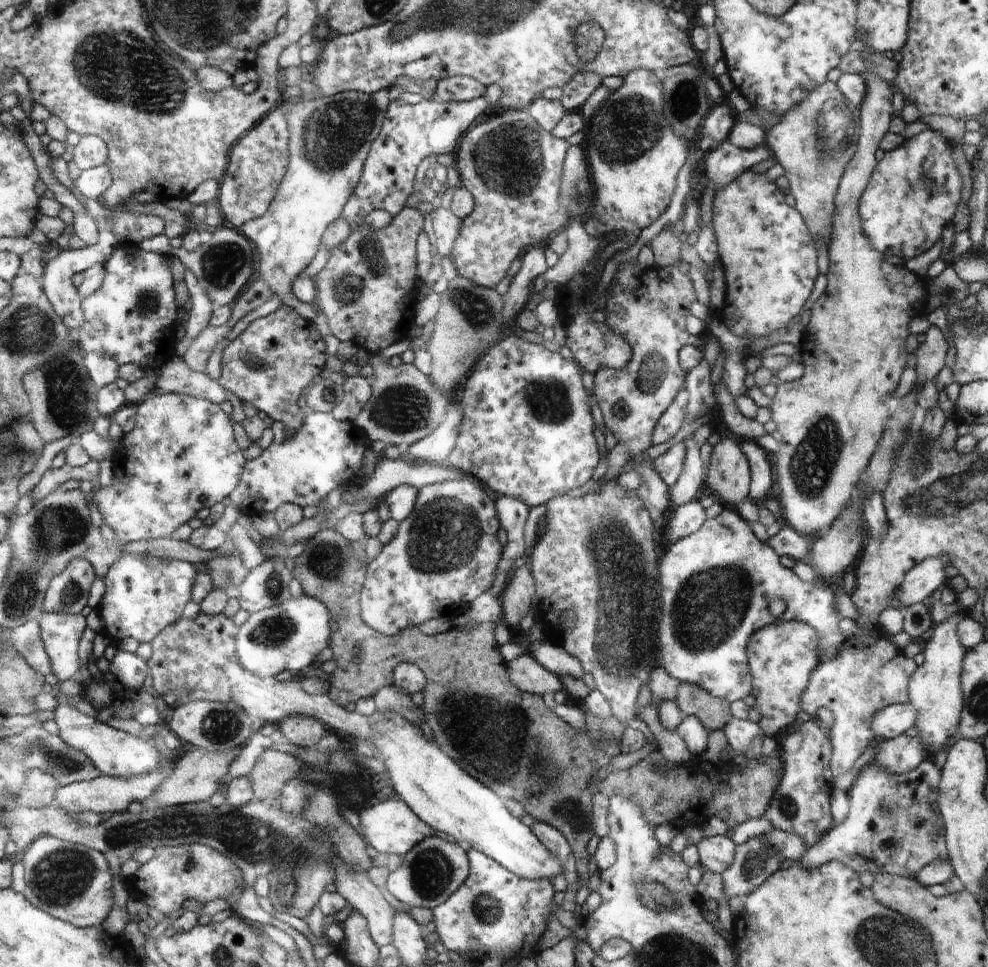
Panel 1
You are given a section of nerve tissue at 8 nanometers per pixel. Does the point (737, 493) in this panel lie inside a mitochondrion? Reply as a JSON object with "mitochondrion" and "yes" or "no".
{"mitochondrion":"no"}

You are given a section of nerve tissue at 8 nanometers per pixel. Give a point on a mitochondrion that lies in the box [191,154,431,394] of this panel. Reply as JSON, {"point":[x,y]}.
{"point":[374,261]}

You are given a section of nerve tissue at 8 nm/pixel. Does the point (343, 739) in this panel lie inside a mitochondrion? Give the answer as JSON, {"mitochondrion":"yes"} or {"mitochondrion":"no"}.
{"mitochondrion":"no"}

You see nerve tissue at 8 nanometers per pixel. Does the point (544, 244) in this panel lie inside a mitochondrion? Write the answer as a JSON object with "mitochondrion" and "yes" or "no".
{"mitochondrion":"no"}

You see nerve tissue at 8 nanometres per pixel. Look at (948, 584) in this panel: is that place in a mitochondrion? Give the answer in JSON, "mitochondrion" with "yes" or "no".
{"mitochondrion":"no"}

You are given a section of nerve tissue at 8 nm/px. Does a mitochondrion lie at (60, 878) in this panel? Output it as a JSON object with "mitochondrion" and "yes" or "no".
{"mitochondrion":"yes"}

